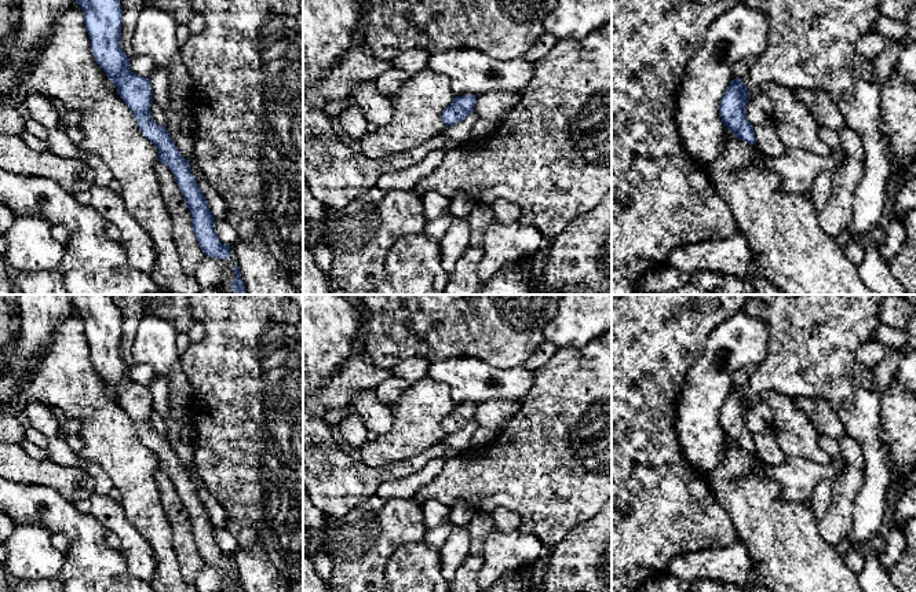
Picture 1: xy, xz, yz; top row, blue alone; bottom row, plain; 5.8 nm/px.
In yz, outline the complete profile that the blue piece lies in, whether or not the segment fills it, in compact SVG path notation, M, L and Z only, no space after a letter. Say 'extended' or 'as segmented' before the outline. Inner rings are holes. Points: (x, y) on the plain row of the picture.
as segmented; M734 387L722 405L719 423L723 434L738 447L755 453L753 434L748 430L745 423L745 414L749 408L749 399L742 392L741 387Z

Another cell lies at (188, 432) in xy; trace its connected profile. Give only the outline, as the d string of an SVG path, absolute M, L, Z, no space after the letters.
M189 414L186 420L180 423L180 432L178 435L178 439L193 446L194 436L196 436L196 430L193 428L193 423Z

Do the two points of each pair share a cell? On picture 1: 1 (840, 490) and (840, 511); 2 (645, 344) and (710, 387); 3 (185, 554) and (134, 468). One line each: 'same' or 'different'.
1: same
2: different
3: different

